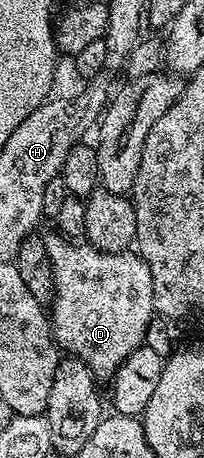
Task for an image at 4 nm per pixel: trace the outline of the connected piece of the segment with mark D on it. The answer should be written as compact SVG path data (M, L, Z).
M60 233L44 235L47 267L53 275L51 333L66 355L77 358L92 372L94 379L112 379L113 374L144 343L149 323L154 321L151 272L141 257L133 252L105 254L88 244L78 244Z

